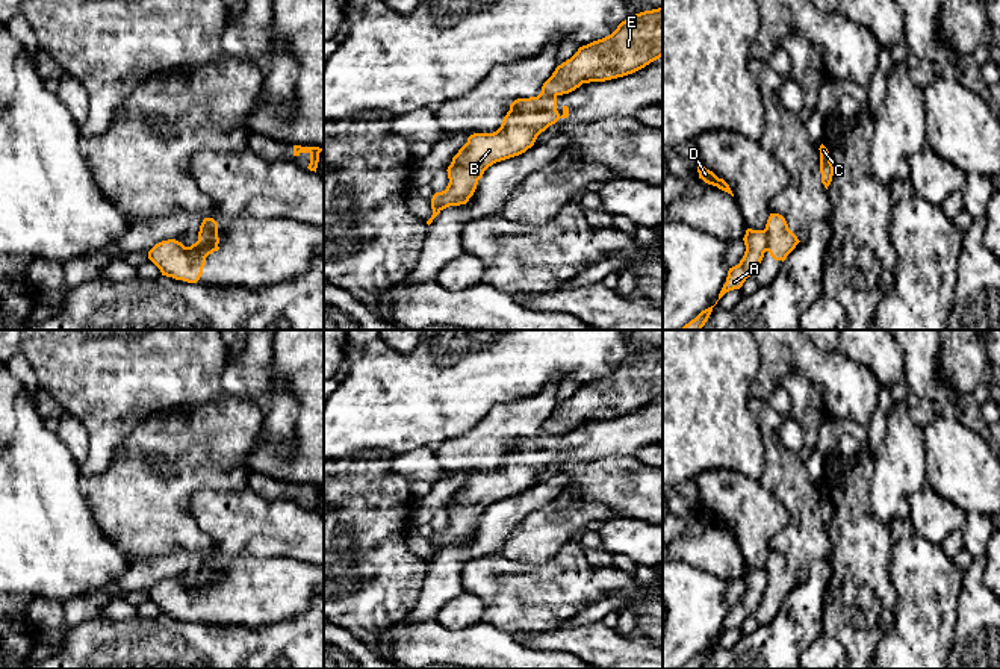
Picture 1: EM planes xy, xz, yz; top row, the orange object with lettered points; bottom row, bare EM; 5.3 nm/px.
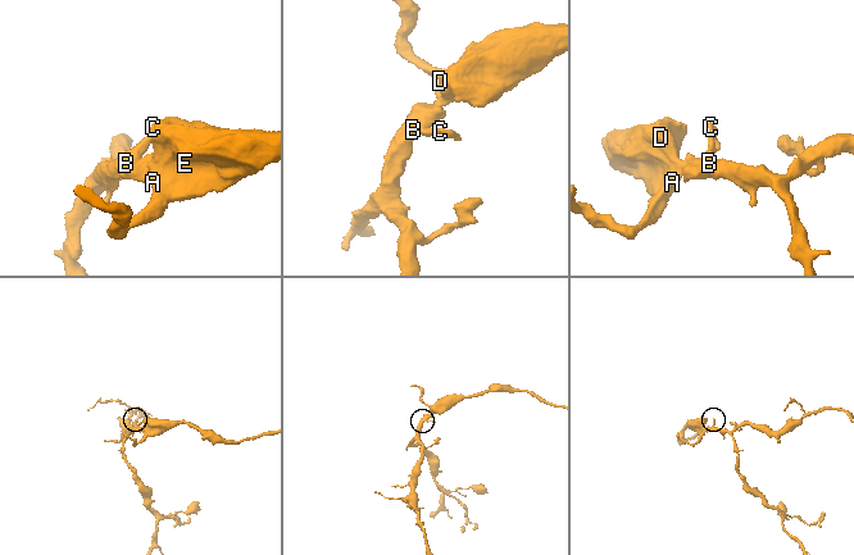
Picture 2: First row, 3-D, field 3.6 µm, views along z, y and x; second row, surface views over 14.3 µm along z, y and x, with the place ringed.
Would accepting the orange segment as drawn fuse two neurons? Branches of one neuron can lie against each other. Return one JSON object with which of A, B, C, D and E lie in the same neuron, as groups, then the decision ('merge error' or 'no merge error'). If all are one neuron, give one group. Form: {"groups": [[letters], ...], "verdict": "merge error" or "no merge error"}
{"groups": [["A", "D", "E"], ["B", "C"]], "verdict": "merge error"}

